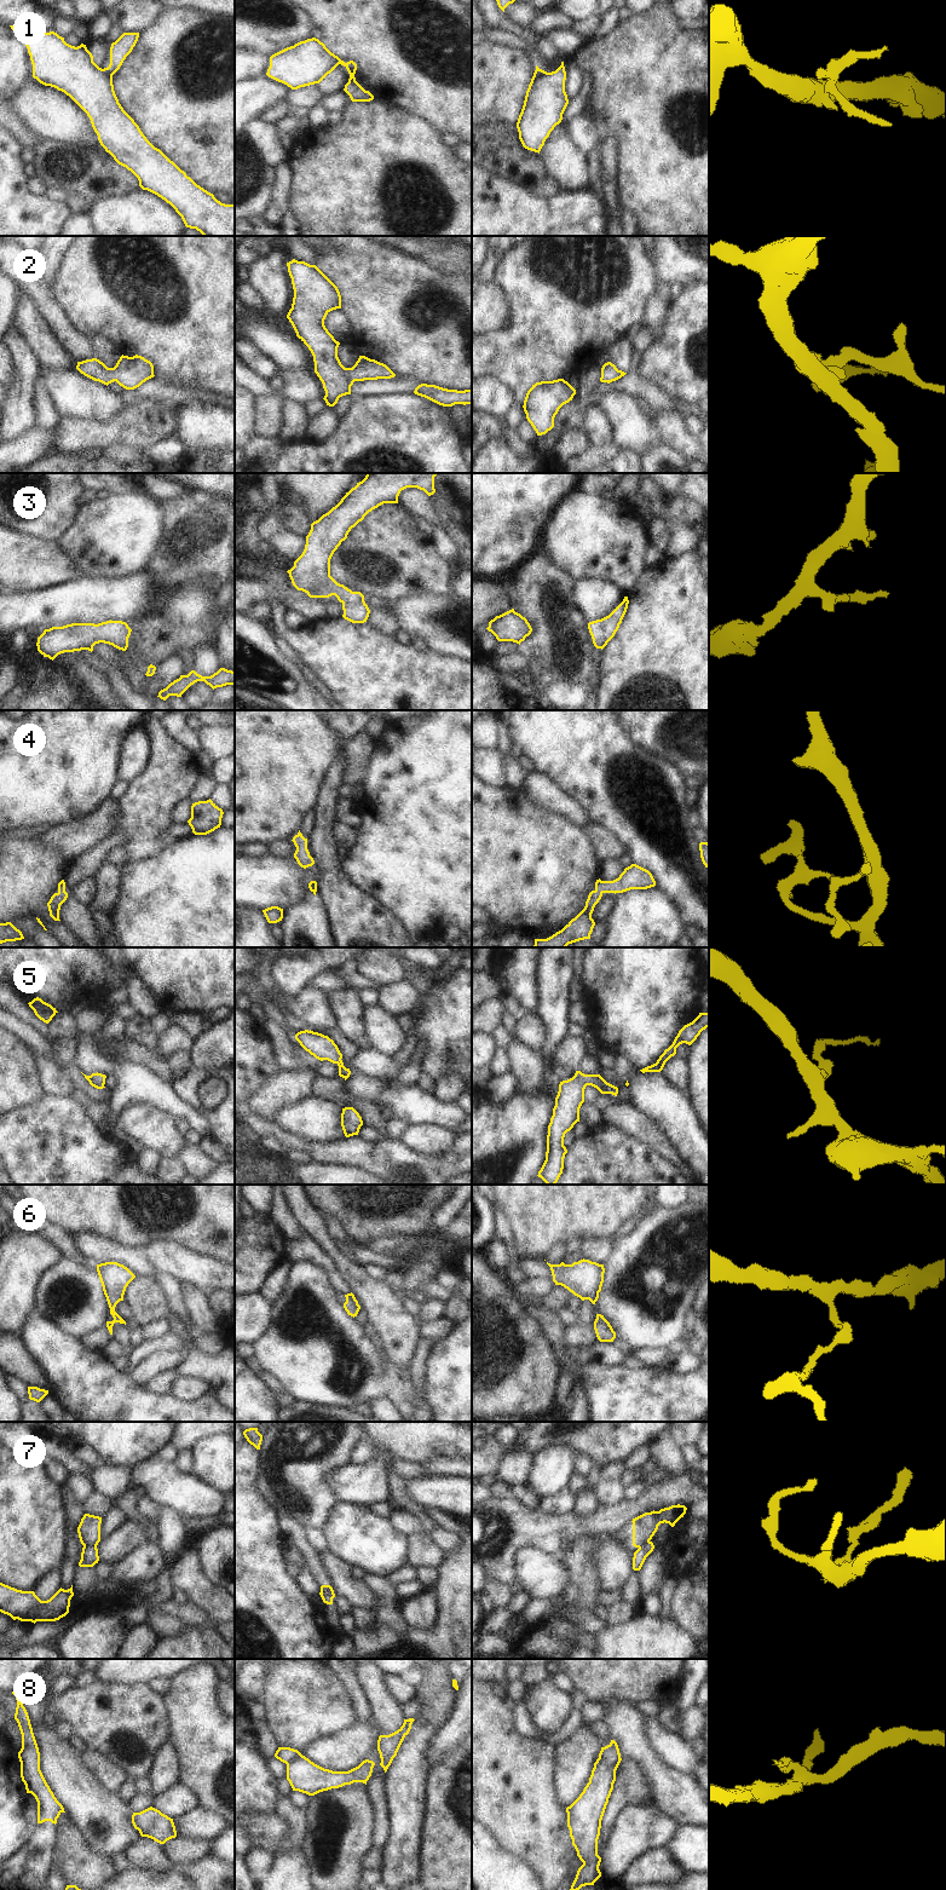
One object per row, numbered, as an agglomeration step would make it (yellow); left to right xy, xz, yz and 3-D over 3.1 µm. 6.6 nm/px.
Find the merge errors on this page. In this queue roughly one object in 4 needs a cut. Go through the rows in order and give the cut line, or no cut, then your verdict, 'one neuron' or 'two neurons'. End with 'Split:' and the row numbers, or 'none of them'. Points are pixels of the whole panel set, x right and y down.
1: cut in xy along (108, 67), (113, 74); two neurons
2: no cut; one neuron
3: no cut; one neuron
4: no cut; one neuron
5: no cut; one neuron
6: no cut; one neuron
7: cut in xy along (84, 1544), (96, 1548); two neurons
8: cut in xz along (300, 1753), (286, 1763); two neurons
Split: 1, 7, 8

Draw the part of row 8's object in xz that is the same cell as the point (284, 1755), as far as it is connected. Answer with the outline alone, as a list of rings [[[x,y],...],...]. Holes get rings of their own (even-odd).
[[[278,1747],[275,1757],[287,1764],[288,1762],[295,1759],[299,1754],[300,1752],[298,1750],[290,1747]]]

